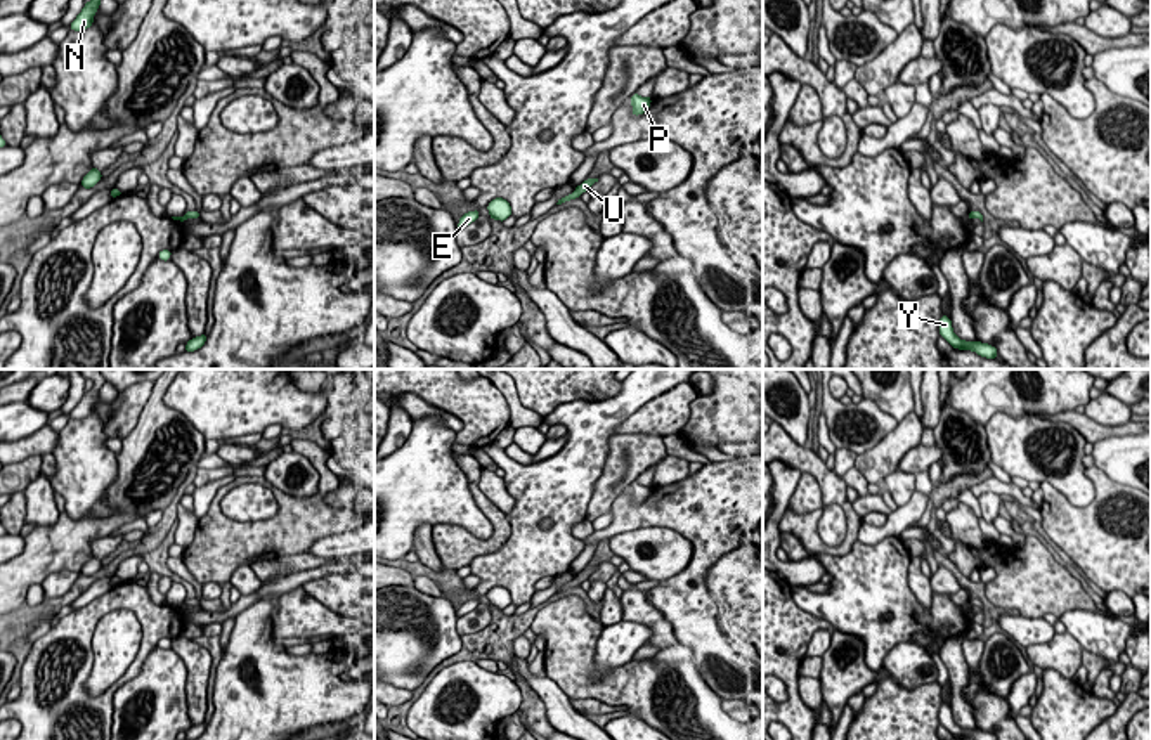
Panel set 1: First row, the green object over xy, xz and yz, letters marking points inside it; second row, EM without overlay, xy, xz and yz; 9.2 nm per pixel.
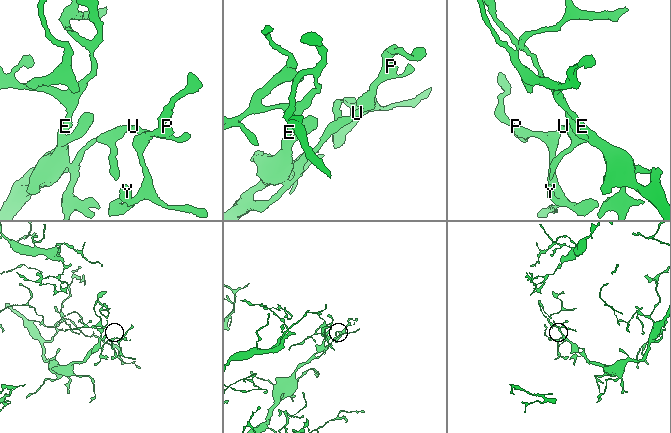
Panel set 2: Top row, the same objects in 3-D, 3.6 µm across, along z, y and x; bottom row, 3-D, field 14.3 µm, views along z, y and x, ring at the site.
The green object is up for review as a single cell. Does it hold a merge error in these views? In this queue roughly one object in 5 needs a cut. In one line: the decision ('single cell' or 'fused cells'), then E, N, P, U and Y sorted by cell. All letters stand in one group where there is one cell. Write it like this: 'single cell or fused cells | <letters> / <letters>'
single cell | E N P U Y

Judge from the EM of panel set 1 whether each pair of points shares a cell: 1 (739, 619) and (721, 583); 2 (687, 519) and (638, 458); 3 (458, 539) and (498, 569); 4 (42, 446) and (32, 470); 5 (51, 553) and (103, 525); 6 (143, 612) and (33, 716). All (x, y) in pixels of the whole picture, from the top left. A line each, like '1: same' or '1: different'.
1: same
2: different
3: different
4: different
5: same
6: same

